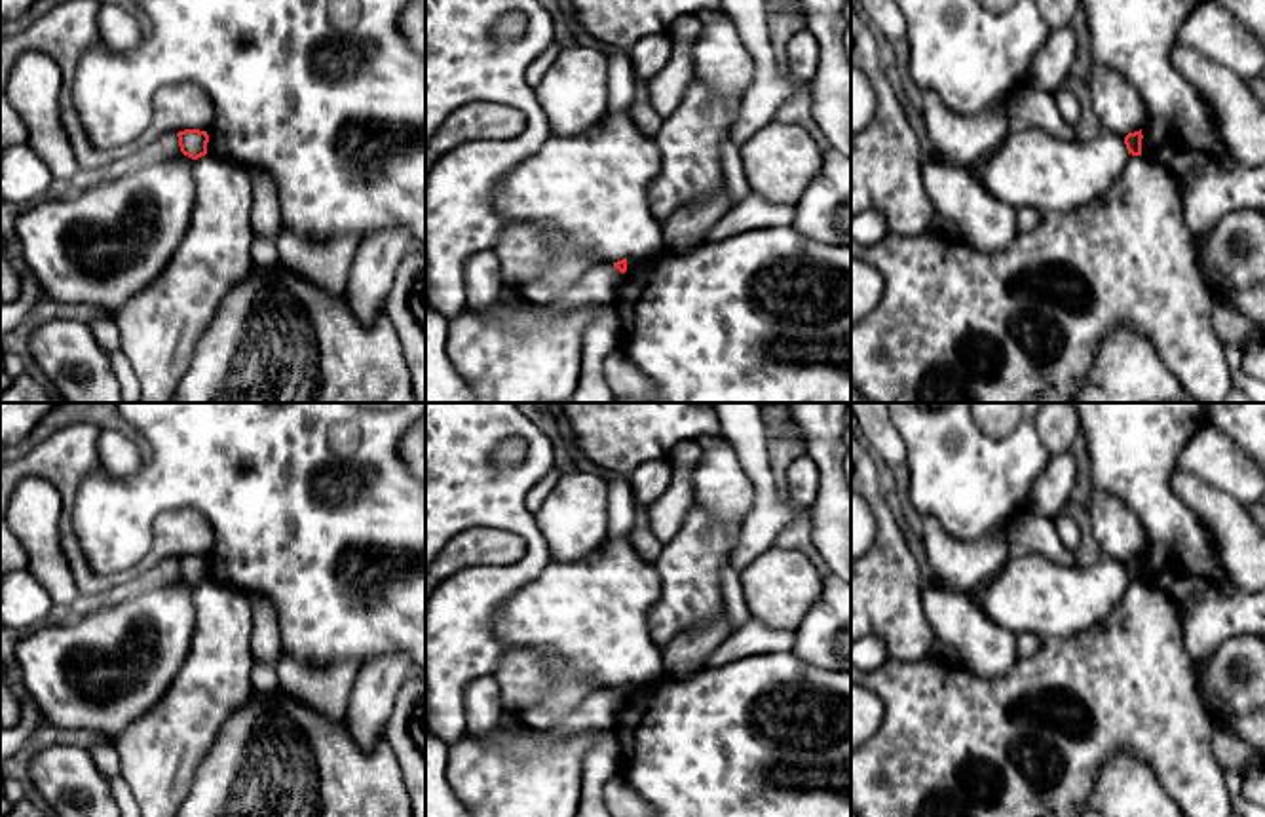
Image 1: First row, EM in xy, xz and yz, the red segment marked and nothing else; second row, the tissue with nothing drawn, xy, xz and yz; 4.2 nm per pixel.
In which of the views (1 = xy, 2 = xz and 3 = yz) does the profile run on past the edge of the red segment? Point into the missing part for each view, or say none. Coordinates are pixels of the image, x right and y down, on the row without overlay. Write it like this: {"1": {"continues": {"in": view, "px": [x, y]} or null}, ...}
{"1": {"continues": null}, "2": {"continues": null}, "3": {"continues": null}}

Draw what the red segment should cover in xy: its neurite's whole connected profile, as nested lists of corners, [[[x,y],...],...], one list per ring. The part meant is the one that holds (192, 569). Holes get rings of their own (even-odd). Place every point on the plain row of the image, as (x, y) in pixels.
[[[184,555],[177,559],[180,578],[192,585],[198,585],[207,580],[209,560],[199,555]]]

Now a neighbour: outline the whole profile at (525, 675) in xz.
[[[505,650],[500,665],[501,711],[522,716],[541,703],[557,676],[558,663],[547,650]]]

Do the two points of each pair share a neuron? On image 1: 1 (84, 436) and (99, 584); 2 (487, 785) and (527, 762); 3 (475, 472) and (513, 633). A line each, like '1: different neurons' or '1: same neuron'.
1: same neuron
2: same neuron
3: different neurons

